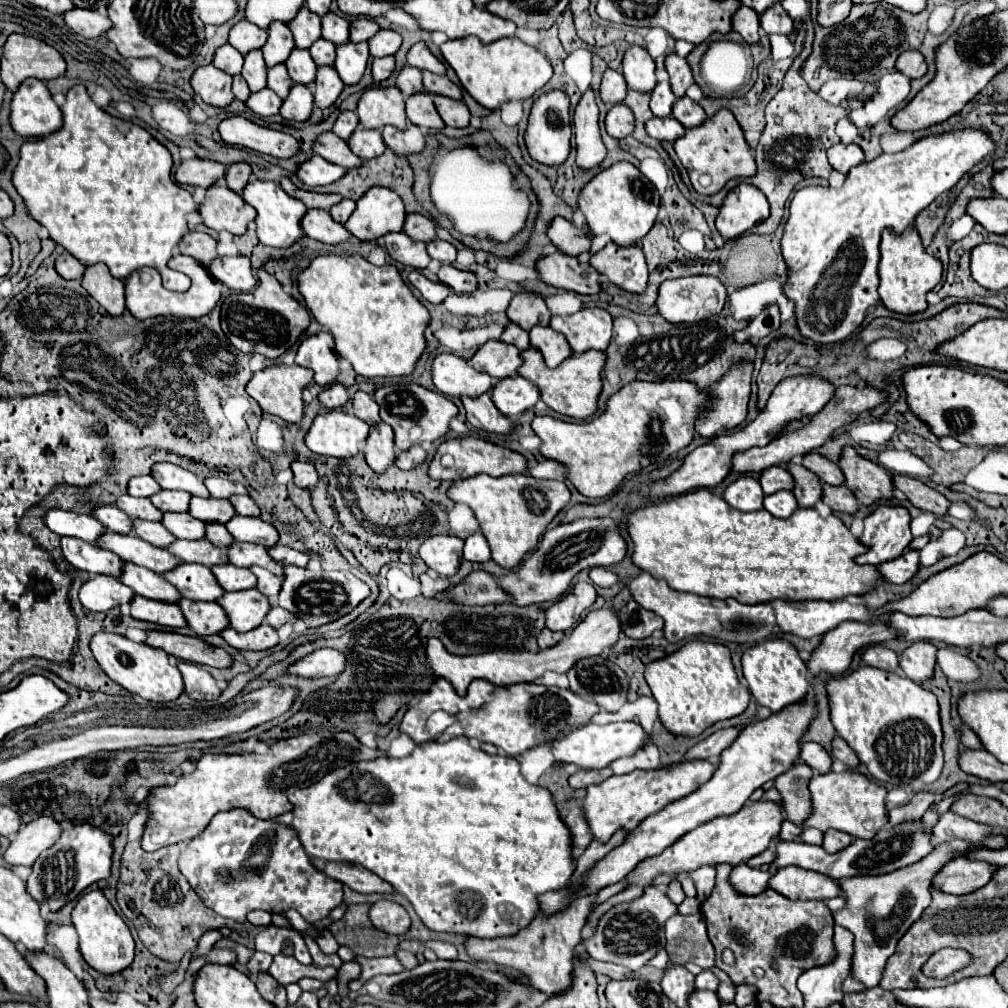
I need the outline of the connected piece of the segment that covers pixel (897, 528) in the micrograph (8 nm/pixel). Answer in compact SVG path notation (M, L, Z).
M879 505L873 513L865 517L865 529L863 535L859 537L861 543L869 545L869 551L861 557L857 557L857 563L869 563L869 565L881 565L885 561L891 561L899 557L911 543L911 515L905 507L901 505Z

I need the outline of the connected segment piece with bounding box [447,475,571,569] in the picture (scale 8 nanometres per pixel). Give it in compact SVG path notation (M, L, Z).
M477 475L453 485L447 495L455 503L465 503L473 509L483 535L489 539L493 559L505 569L519 567L521 559L537 549L547 525L571 499L571 493L563 481L543 481L529 475Z

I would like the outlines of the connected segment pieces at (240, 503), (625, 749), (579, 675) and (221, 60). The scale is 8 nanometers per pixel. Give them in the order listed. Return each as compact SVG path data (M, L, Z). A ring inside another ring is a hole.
M231 495L229 503L235 507L239 515L259 515L259 507L249 495Z
M617 721L609 725L587 723L571 731L569 735L561 737L559 743L553 743L553 753L557 763L575 763L581 769L601 769L619 757L629 757L639 753L649 741L651 741L651 735L647 735L643 727L633 721Z
M589 657L589 659L581 659L577 661L569 671L567 671L569 683L571 683L571 691L591 703L597 703L601 709L615 713L623 707L623 703L627 701L627 689L629 689L629 679L623 673L621 667L617 667L615 663L611 663L609 659L603 657Z
M225 43L215 49L213 65L227 71L229 75L237 75L241 73L241 67L243 67L243 55L239 55L239 51L233 45Z

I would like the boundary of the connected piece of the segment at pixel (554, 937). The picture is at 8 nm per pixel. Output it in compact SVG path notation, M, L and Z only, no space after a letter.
M597 893L591 895L579 895L573 897L573 901L555 915L543 915L537 913L533 923L525 927L525 931L519 931L513 937L497 937L497 939L479 939L479 937L467 937L463 947L471 959L477 963L483 963L487 967L511 967L521 971L533 987L547 995L555 995L557 991L563 991L569 987L571 971L573 971L573 955L575 947L581 943L581 929L585 925L585 919L589 915L589 909L593 907L597 899Z

